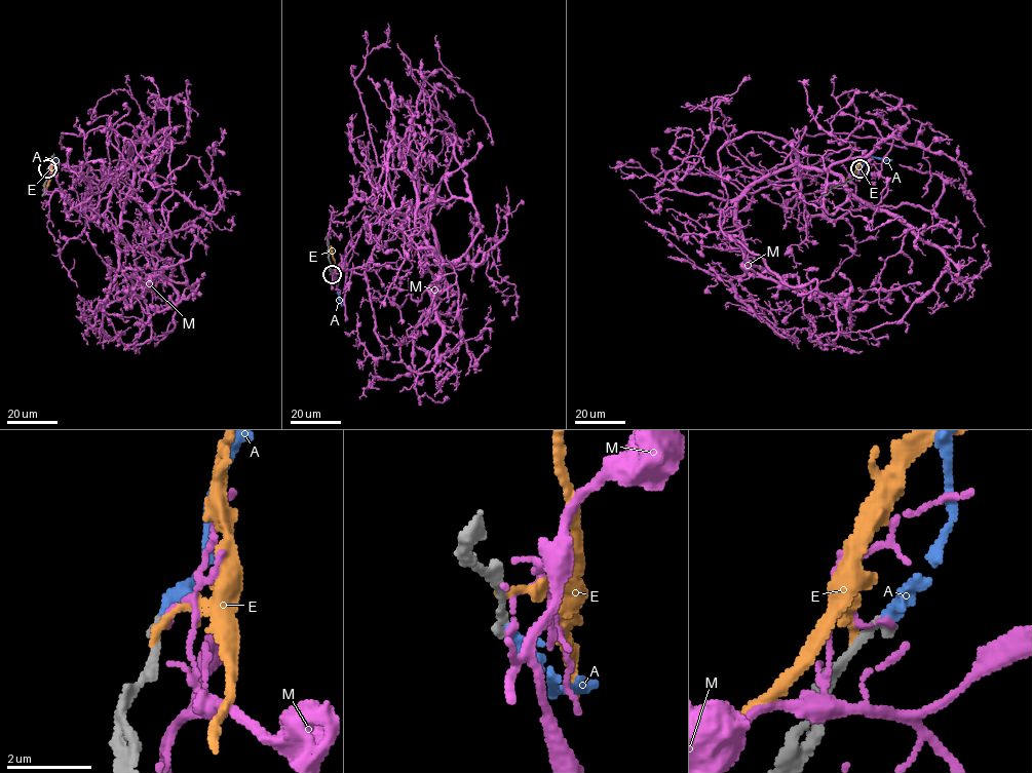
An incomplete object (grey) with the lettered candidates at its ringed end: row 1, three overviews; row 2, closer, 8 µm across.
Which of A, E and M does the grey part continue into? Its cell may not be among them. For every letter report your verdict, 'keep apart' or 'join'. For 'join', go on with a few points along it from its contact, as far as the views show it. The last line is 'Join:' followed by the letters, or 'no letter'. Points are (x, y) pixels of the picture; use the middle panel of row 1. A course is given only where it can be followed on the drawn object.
A: join | via (332, 274), (336, 278), (342, 306)
E: keep apart
M: keep apart
Join: A

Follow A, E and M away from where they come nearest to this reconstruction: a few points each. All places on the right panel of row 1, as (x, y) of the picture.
A: (861, 168), (865, 156), (891, 160)
E: (858, 169), (832, 187)
M: (861, 168), (861, 205), (835, 220), (805, 208), (792, 165), (716, 233), (788, 285), (815, 279), (853, 324)

